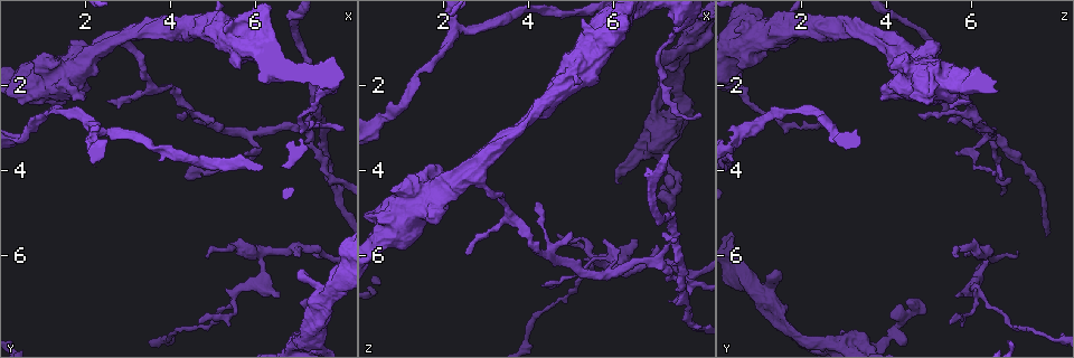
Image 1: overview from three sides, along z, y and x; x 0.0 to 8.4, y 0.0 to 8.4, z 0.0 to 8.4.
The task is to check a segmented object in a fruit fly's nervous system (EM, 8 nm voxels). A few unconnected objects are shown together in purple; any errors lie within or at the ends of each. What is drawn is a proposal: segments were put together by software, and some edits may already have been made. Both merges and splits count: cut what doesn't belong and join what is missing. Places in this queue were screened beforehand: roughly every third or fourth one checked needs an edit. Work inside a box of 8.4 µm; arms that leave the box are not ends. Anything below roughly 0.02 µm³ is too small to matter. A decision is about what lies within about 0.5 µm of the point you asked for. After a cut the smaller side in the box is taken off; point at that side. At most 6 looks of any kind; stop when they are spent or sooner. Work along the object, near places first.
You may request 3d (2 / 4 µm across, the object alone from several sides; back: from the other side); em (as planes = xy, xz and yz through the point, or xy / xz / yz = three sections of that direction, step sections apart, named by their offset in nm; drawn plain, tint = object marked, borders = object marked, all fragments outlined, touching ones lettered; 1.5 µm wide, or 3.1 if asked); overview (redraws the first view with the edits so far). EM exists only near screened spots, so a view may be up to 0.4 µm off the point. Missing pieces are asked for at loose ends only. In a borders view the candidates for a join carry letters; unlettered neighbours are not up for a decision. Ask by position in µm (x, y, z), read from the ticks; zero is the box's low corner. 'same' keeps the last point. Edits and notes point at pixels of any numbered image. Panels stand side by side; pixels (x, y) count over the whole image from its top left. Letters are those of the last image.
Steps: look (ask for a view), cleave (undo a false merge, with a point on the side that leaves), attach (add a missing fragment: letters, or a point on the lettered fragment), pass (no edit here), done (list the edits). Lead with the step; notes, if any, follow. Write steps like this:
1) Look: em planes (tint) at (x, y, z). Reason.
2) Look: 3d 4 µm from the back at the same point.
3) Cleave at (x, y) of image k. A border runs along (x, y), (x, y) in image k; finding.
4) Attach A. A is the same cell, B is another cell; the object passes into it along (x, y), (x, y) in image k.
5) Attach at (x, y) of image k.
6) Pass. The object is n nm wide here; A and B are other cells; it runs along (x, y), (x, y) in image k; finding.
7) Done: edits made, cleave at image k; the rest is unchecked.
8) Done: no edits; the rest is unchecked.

Look: em planes (borders) at (5.80, 3.20, 6.45). Arms part here.

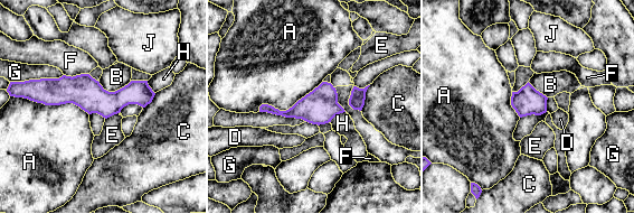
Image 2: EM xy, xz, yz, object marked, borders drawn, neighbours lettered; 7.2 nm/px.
Pass. The longest contact is with A, 500 nm; A, B, C, D, E, F, G, H and J are other cells; it runs along (34, 94), (151, 94) in image 2; all the same neuron.

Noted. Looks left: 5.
Look: em planes (borders) at (4.30, 4.10, 6.80). Thin end.

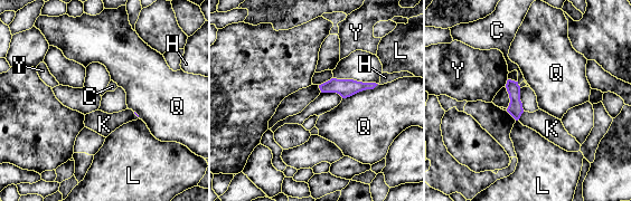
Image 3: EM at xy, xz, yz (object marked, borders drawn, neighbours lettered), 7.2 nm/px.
Pass. The longest contact is with Q, 280 nm; C, H, K, L, Q and Y are other cells; none of them fits.

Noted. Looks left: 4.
Look: em planes (borders) at (6.15, 5.95, 6.35).

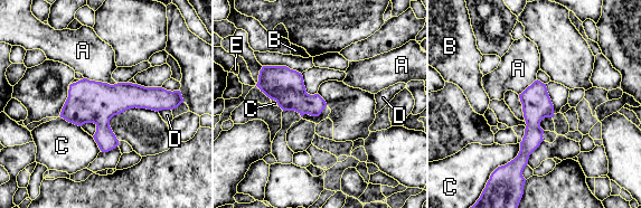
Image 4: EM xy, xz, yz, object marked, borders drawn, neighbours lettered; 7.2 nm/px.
Pass. The longest contact is with C, 280 nm; A, B, C, D and E are other cells; a border runs along (84, 77), (110, 84), (118, 83) in image 4; one neuron here.

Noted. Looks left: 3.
Done: no edits; the rest is unchecked.

